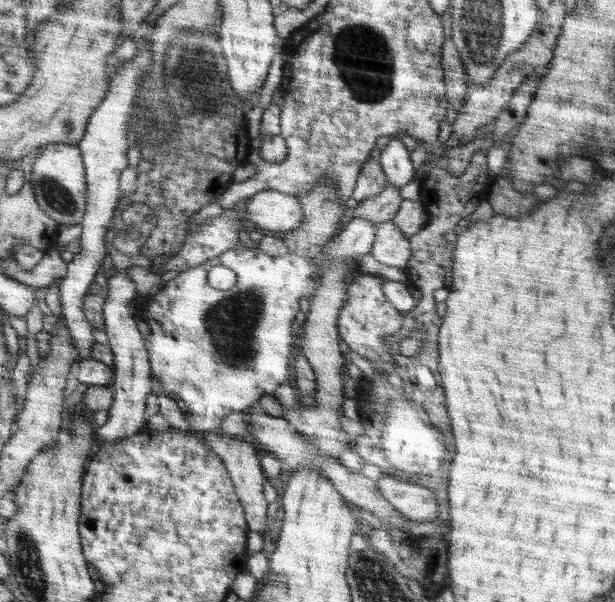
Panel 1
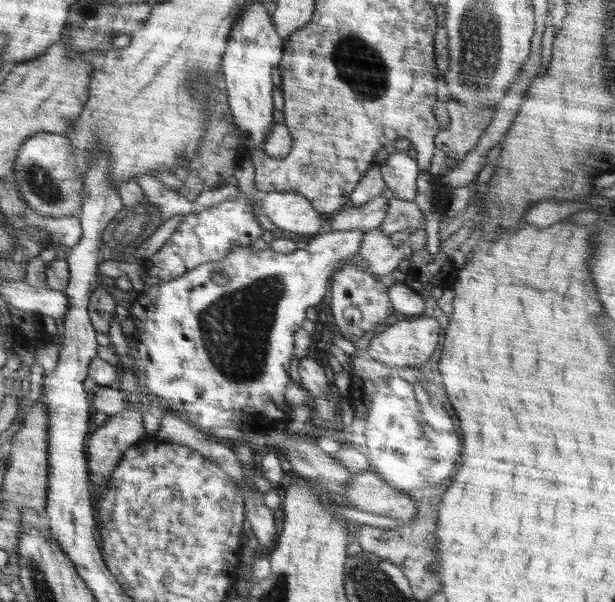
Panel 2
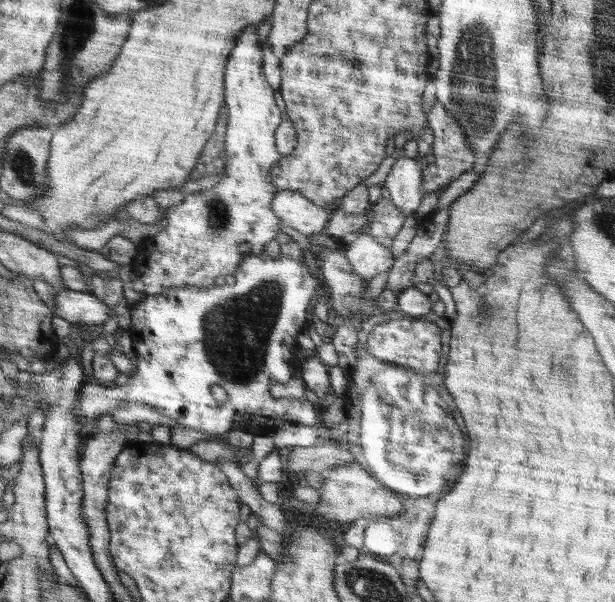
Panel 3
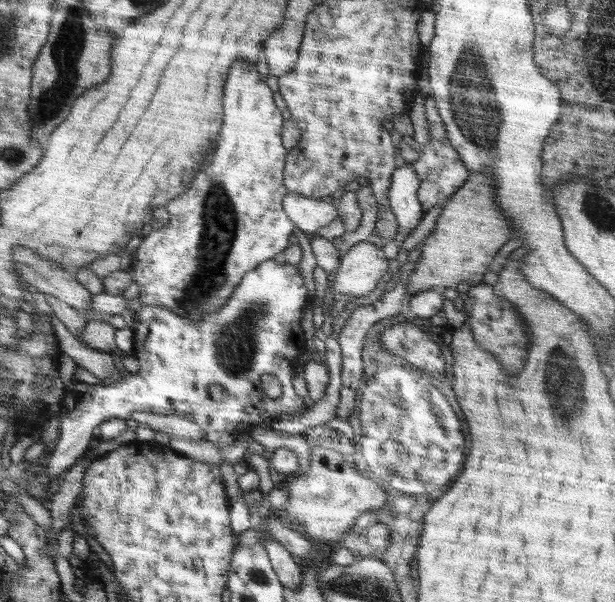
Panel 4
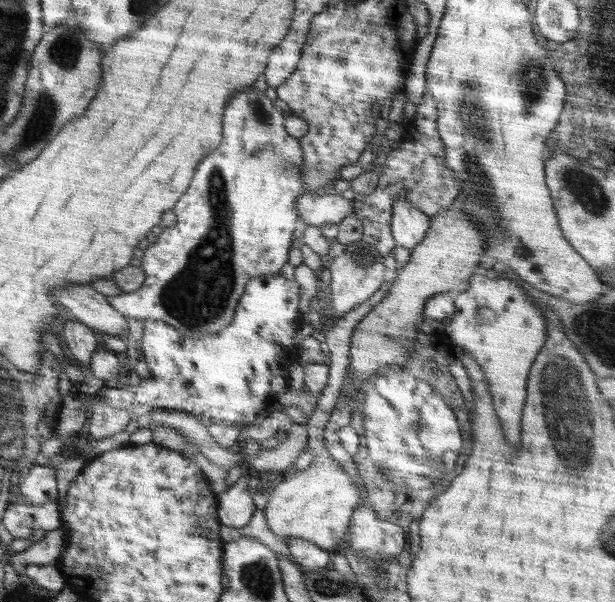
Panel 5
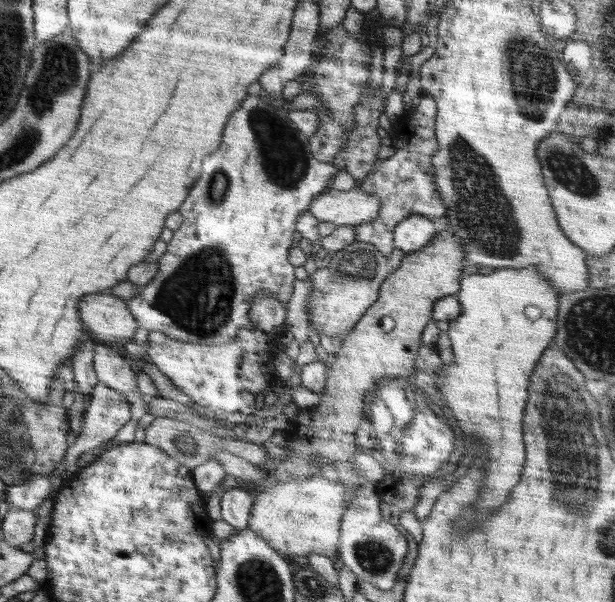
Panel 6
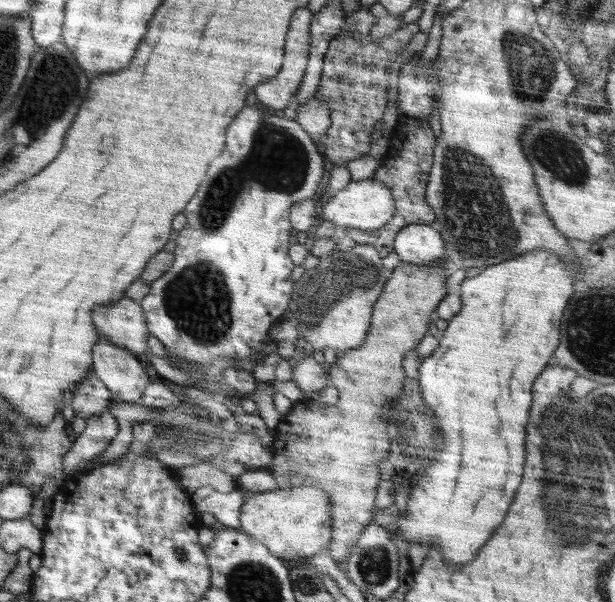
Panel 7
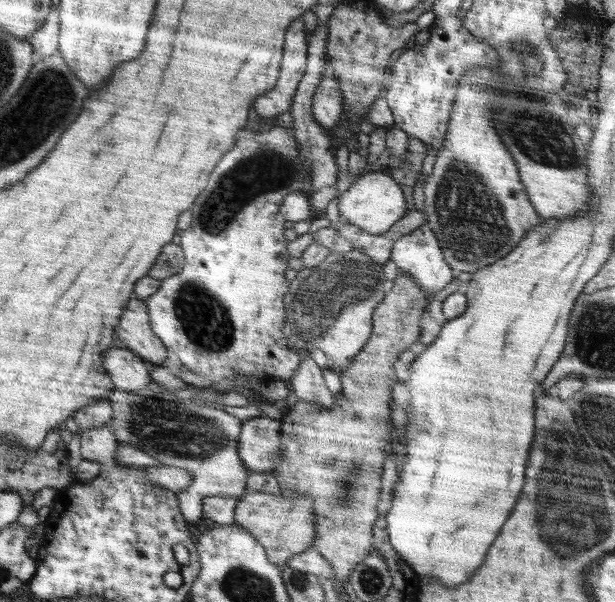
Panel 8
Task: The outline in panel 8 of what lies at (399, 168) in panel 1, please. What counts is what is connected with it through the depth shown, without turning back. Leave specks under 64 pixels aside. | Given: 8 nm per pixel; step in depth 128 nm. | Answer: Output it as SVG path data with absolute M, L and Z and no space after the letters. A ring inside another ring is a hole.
M427 224L420 225L414 232L394 243L389 259L396 264L397 272L410 276L428 299L434 298L434 295L446 288L457 275L444 260L442 248Z

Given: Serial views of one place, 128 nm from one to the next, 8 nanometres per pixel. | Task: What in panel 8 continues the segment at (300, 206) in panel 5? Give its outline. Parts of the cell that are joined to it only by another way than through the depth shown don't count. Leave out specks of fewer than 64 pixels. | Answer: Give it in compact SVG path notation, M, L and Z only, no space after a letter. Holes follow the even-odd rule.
M380 170L354 178L351 186L338 196L337 205L342 222L350 222L369 234L386 233L406 214L402 187L394 177Z

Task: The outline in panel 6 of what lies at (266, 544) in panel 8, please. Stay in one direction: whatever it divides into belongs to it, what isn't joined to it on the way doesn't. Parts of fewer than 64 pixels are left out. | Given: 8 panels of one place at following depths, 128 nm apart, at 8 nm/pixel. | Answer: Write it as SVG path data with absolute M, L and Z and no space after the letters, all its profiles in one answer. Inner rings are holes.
M327 472L307 479L275 482L253 500L247 528L268 542L285 558L324 554L335 559L339 552L342 517L346 509L344 486Z

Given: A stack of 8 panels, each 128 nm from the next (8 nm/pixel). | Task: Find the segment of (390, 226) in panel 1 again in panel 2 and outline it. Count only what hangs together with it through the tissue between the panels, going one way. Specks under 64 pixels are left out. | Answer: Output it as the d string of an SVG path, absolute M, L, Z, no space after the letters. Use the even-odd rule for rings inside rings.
M377 227L363 234L357 256L364 260L360 268L383 278L396 270L400 261L411 256L411 252L412 248L406 243L395 246Z

